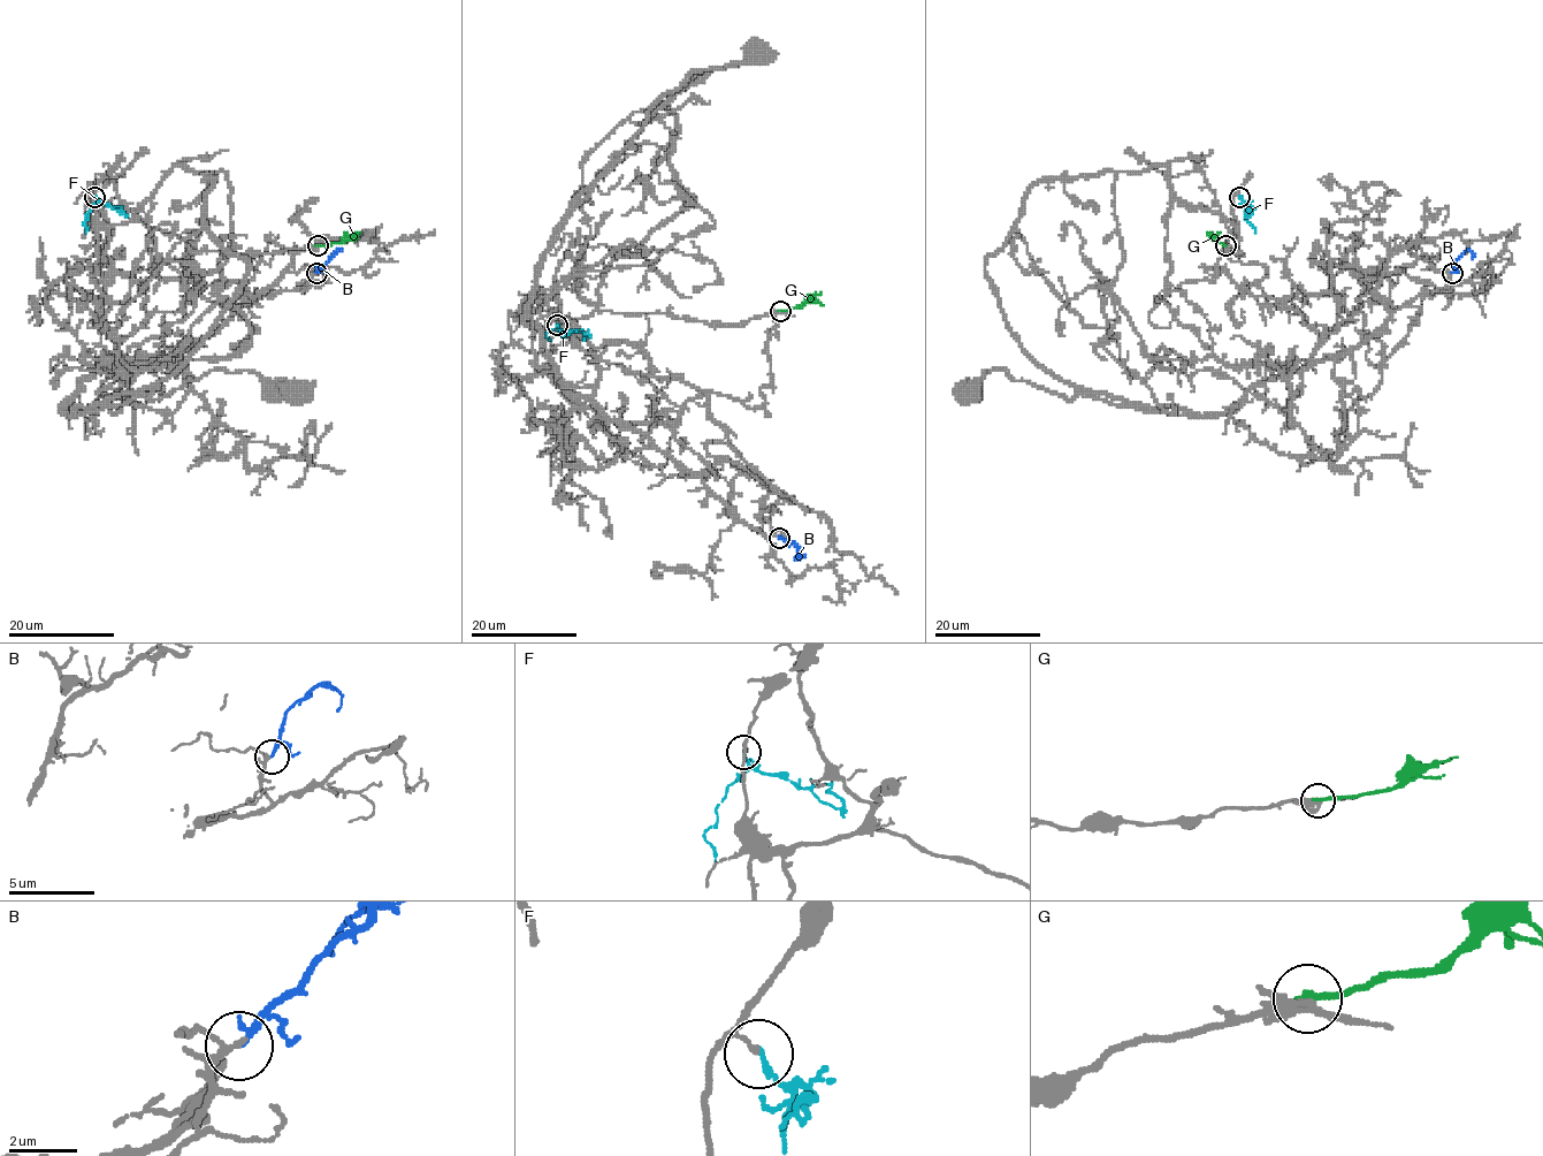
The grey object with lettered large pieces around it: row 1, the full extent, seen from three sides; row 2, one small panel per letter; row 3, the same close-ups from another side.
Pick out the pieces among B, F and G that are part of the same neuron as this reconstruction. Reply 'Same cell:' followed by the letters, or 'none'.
Same cell: B

